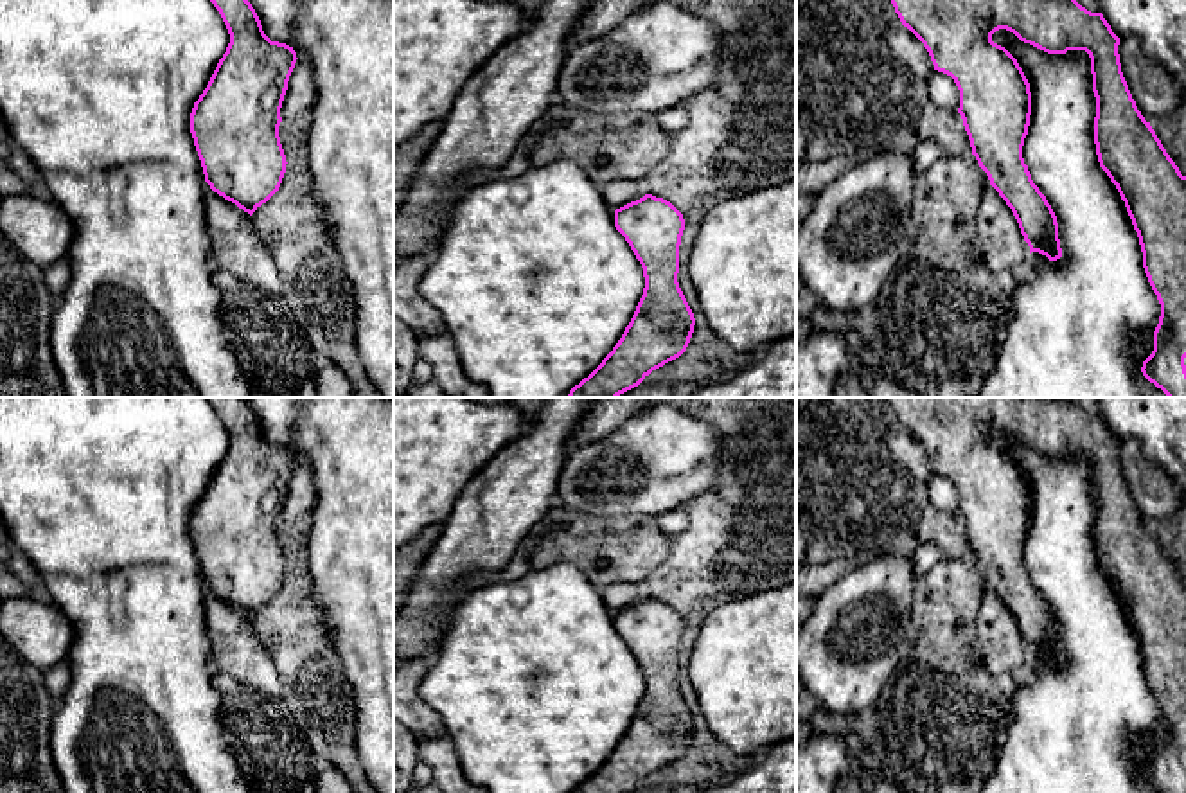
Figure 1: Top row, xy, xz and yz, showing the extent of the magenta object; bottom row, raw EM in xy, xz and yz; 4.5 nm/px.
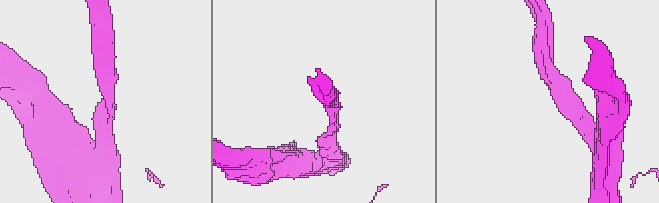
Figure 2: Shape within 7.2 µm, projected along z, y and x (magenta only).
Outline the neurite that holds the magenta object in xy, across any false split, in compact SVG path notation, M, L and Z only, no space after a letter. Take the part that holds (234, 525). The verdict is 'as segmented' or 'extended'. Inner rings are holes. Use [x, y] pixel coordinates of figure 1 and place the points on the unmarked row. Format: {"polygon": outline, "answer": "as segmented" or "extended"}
{"polygon": "M243 397L207 399L221 417L230 446L194 505L190 536L205 584L252 619L279 593L286 575L288 565L279 539L280 511L298 460L293 450L271 444L264 437L255 412Z", "answer": "as segmented"}

